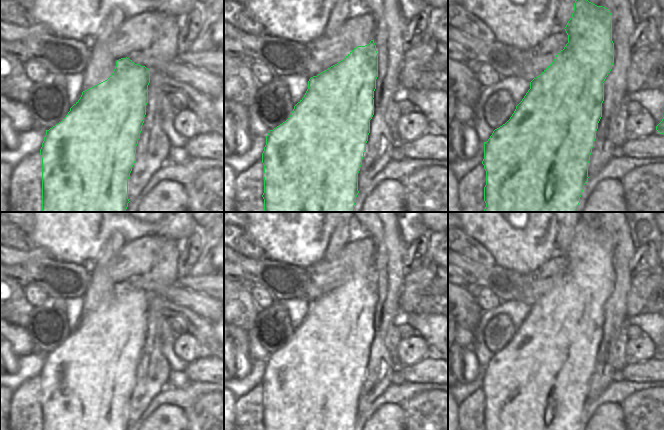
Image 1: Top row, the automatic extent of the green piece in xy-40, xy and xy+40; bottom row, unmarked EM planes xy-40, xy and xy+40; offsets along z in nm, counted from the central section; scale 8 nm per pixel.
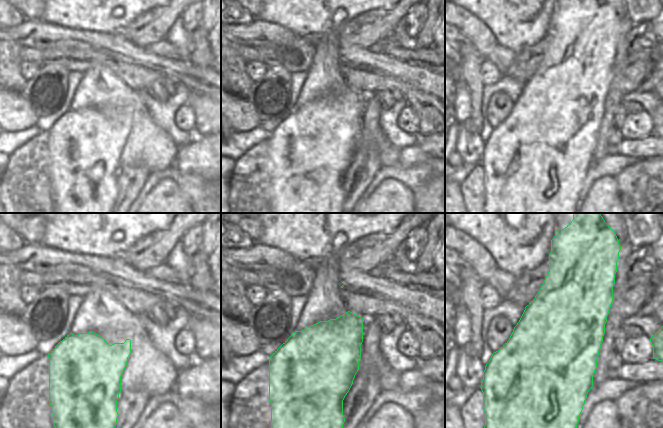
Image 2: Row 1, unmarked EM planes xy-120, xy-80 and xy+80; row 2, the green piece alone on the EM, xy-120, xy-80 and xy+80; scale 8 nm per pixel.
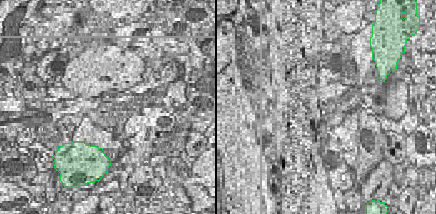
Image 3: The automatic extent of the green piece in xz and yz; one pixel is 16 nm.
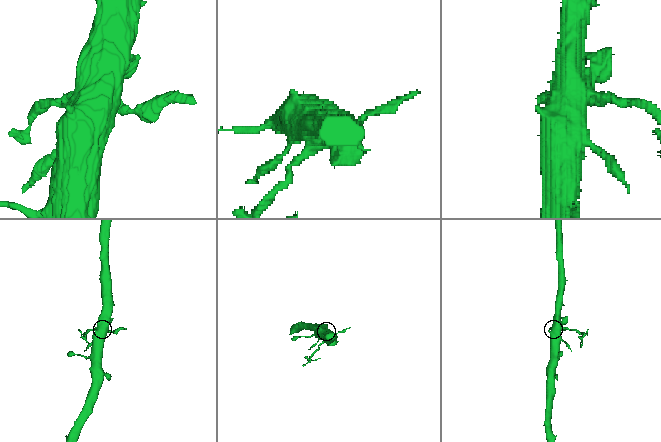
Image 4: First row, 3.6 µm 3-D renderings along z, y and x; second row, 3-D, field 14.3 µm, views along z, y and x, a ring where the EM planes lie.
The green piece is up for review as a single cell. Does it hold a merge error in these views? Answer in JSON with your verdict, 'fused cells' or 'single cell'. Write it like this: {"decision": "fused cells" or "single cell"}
{"decision": "fused cells"}

